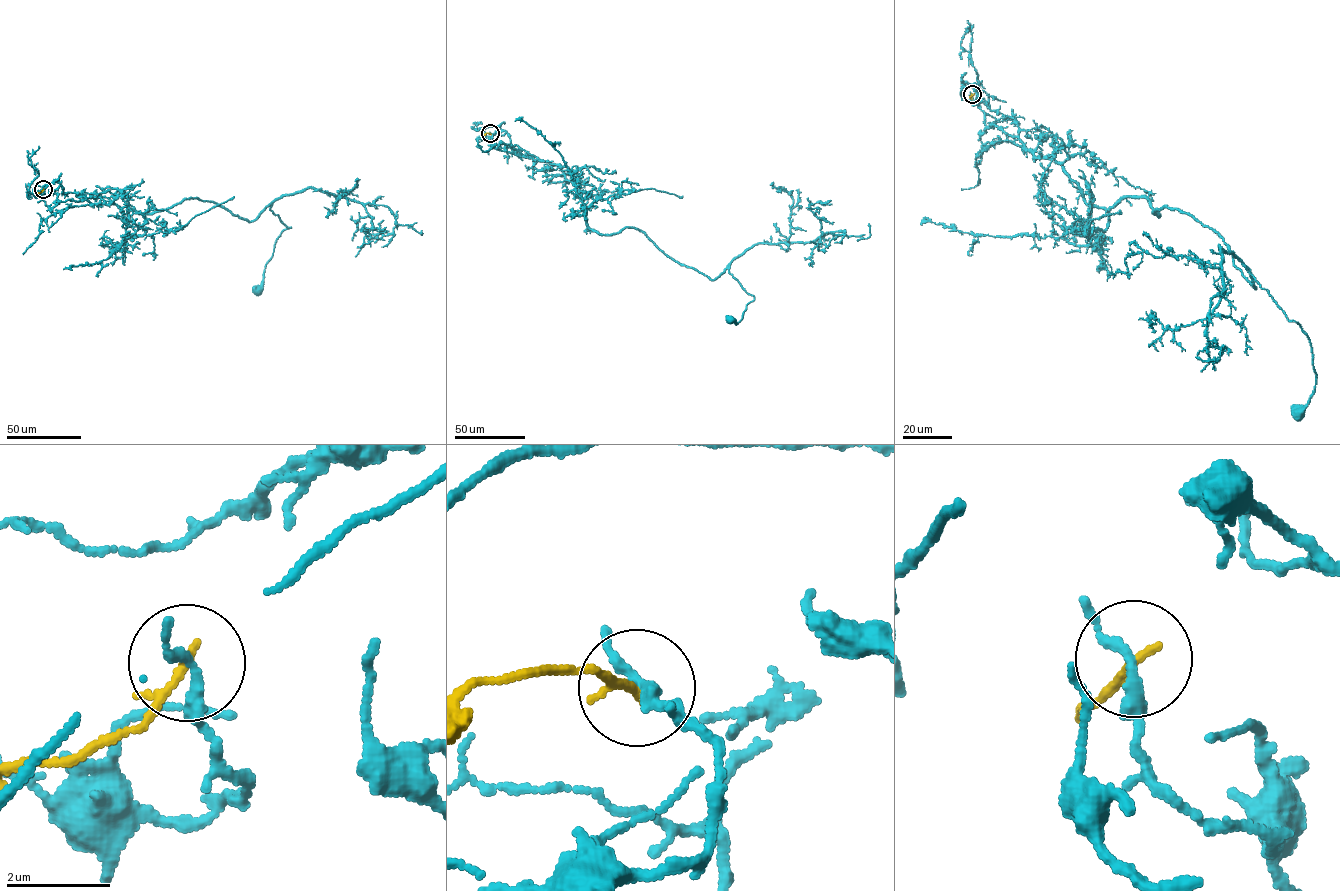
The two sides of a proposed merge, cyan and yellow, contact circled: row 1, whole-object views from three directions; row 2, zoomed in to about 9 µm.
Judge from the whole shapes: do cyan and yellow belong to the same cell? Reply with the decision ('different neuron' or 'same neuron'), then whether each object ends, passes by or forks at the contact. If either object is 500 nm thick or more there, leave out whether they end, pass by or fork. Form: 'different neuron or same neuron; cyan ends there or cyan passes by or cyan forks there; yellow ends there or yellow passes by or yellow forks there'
different neuron; cyan passes by; yellow ends there

